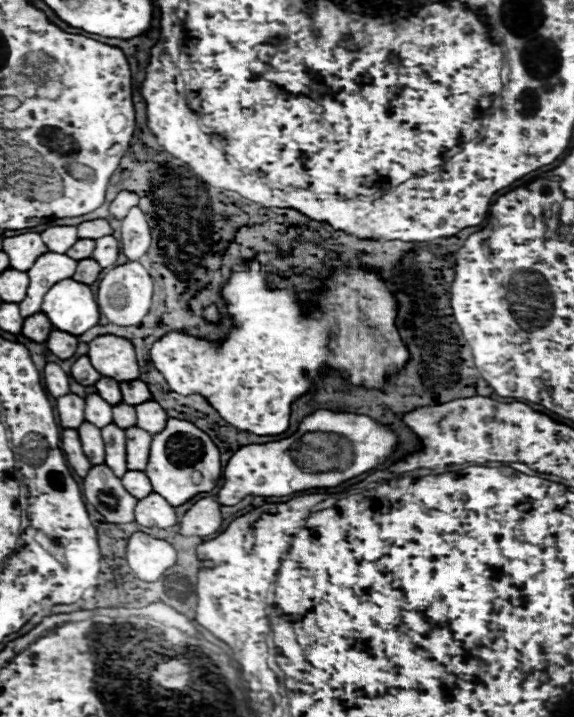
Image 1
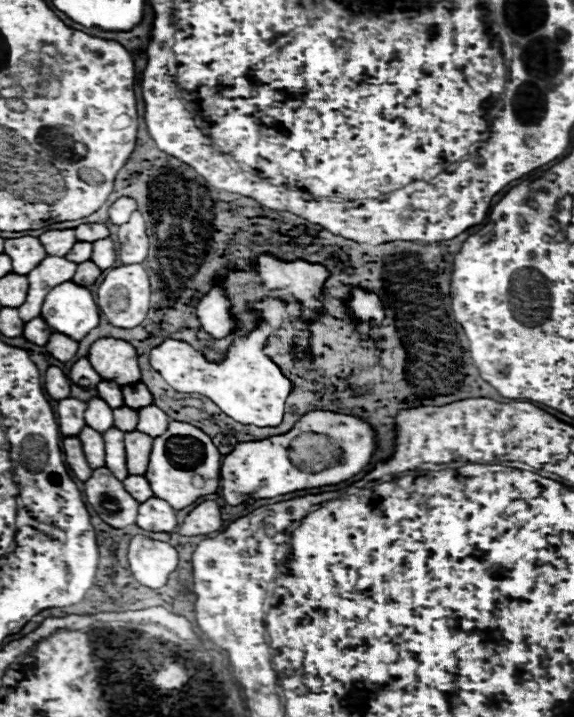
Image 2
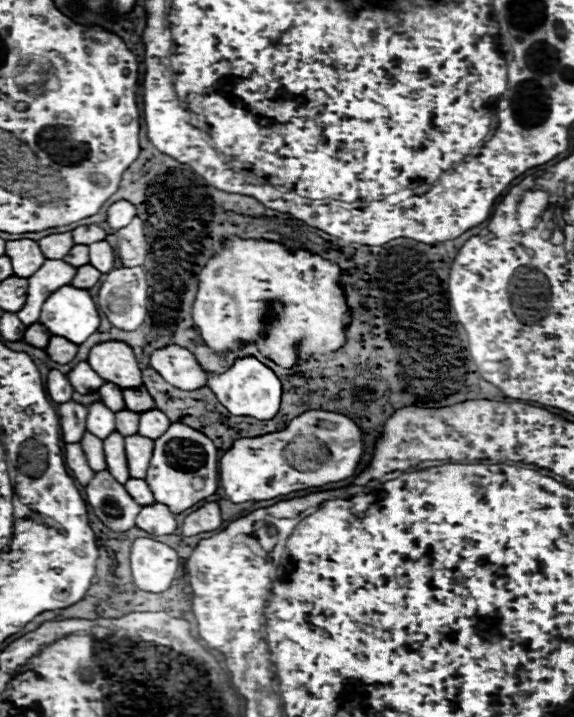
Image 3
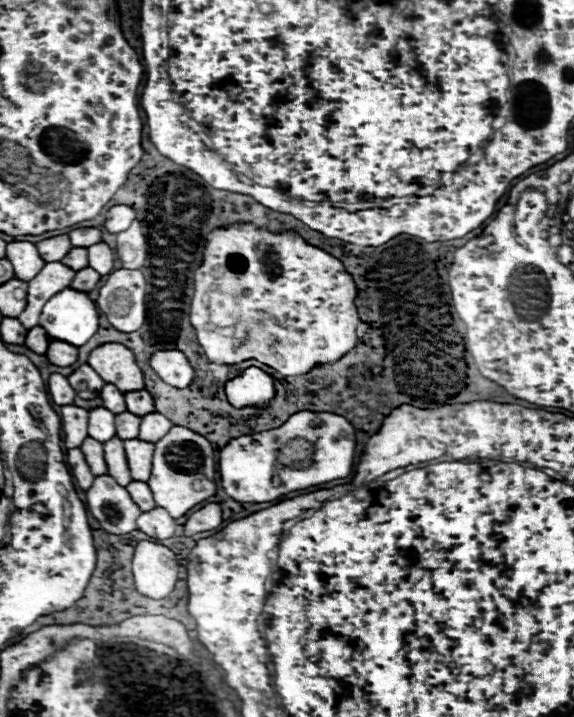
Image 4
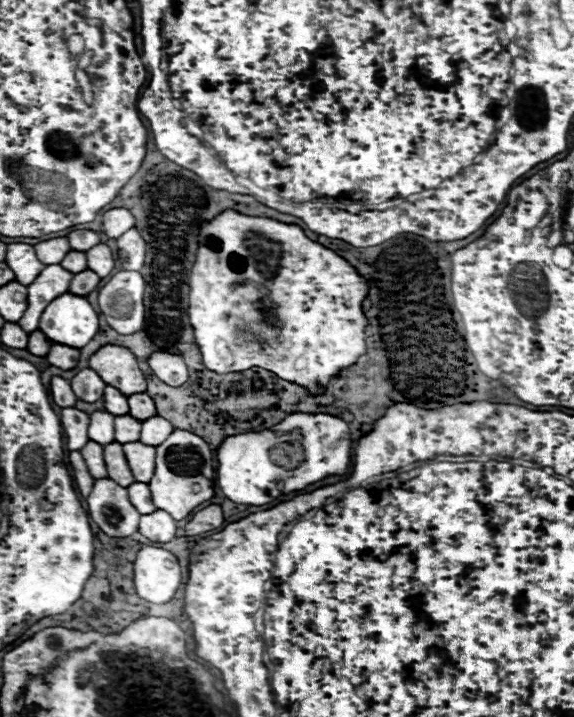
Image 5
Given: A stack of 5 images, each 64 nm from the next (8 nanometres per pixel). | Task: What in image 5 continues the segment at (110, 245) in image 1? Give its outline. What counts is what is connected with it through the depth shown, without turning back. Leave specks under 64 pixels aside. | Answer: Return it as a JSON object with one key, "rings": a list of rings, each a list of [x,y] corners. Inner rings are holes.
{"rings":[[[98,244],[86,252],[88,256],[88,268],[94,270],[100,278],[108,276],[114,270],[114,258],[112,250],[106,244]]]}

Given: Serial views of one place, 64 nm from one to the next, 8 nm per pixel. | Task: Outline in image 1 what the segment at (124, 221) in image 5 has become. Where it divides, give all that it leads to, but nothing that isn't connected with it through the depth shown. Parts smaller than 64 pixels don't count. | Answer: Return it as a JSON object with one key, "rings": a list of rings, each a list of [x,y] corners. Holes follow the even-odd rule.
{"rings":[[[122,190],[122,192],[118,192],[118,196],[114,198],[114,202],[110,204],[110,214],[112,214],[114,218],[122,220],[132,206],[138,206],[138,202],[140,202],[140,198],[138,198],[134,192]]]}

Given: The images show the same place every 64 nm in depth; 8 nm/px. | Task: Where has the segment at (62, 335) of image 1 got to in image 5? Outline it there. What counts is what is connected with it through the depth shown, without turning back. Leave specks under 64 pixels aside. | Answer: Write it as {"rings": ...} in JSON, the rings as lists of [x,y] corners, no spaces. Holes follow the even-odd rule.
{"rings":[[[52,344],[46,358],[48,358],[48,362],[52,366],[58,366],[62,370],[70,370],[70,368],[74,368],[78,364],[80,350],[74,350],[74,348],[62,346],[62,344]]]}

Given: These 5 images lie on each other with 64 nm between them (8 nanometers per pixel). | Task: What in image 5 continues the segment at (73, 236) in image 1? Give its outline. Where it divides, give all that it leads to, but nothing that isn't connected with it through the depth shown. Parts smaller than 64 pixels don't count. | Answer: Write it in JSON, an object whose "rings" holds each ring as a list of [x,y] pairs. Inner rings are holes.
{"rings":[[[68,238],[44,240],[44,242],[38,242],[34,248],[36,248],[36,254],[38,254],[38,260],[44,262],[46,266],[48,264],[60,264],[62,258],[70,252]]]}

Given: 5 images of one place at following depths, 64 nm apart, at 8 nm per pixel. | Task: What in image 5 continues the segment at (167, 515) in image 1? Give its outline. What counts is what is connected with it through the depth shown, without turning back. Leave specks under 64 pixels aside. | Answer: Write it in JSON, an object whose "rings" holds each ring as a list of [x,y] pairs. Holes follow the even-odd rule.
{"rings":[[[156,510],[154,514],[142,514],[138,532],[152,542],[170,542],[176,534],[176,522],[164,510]]]}

